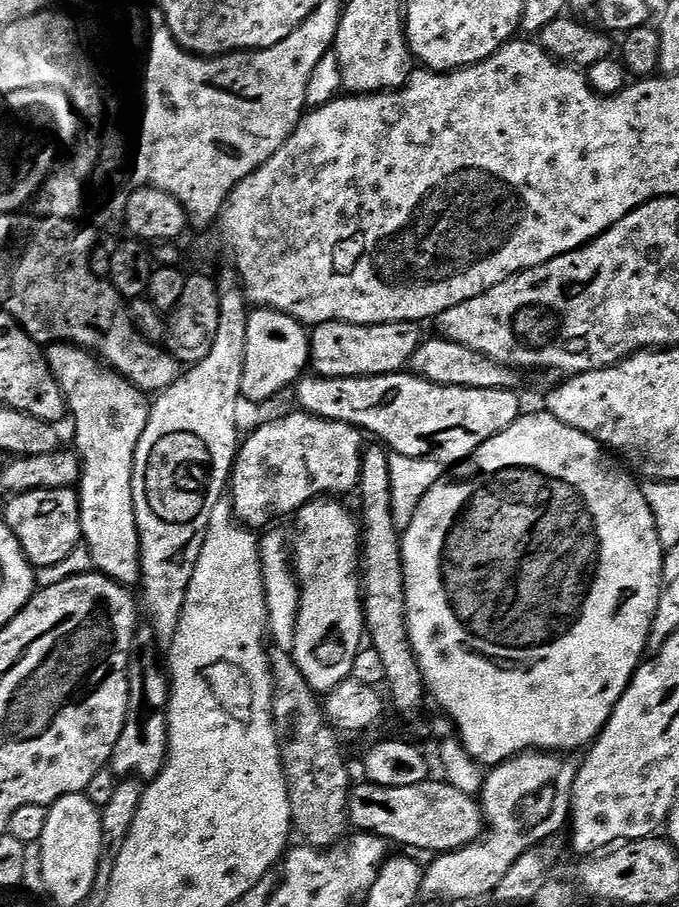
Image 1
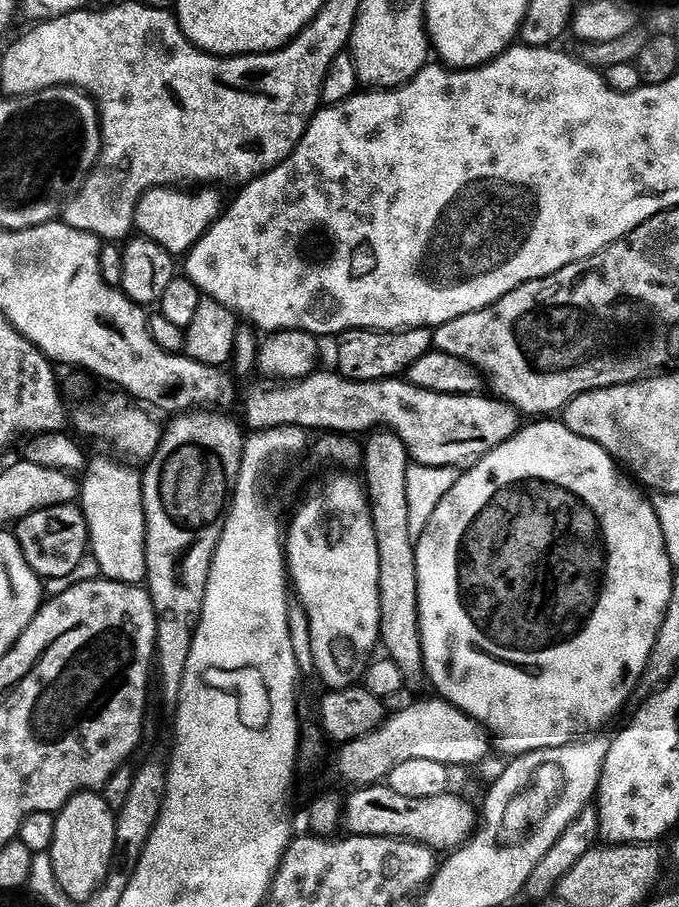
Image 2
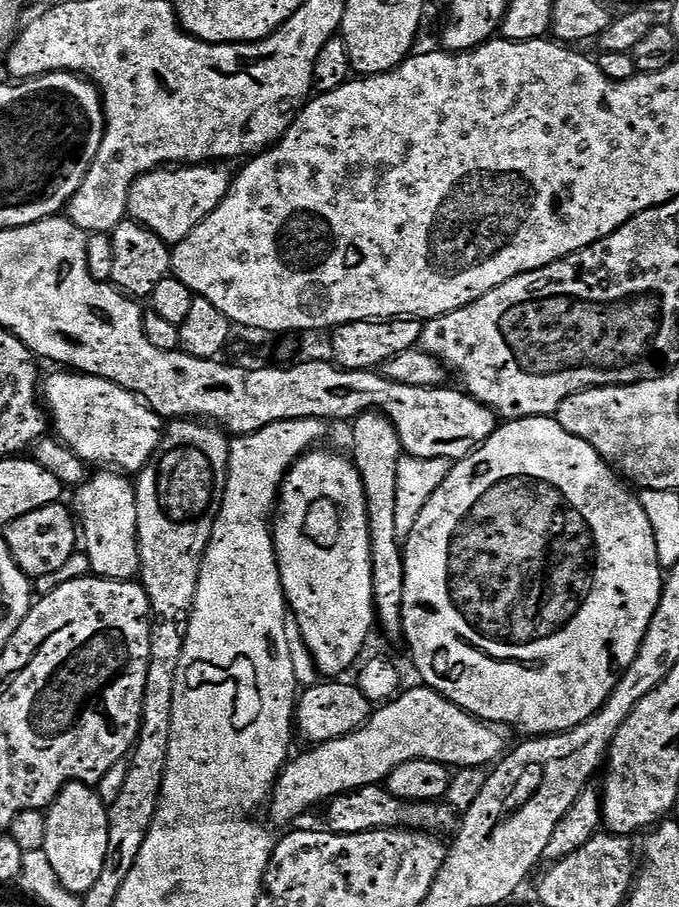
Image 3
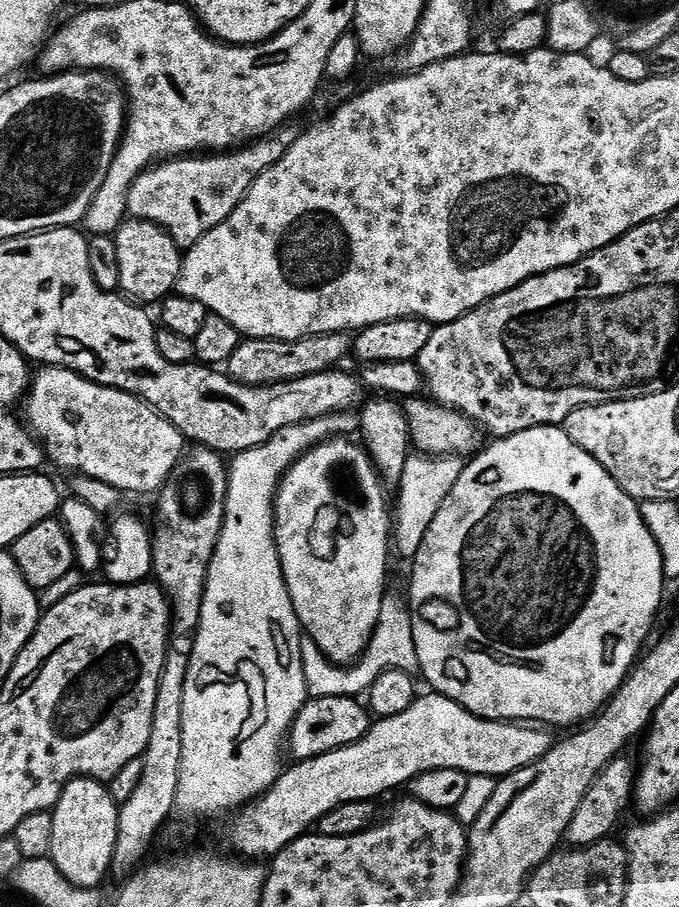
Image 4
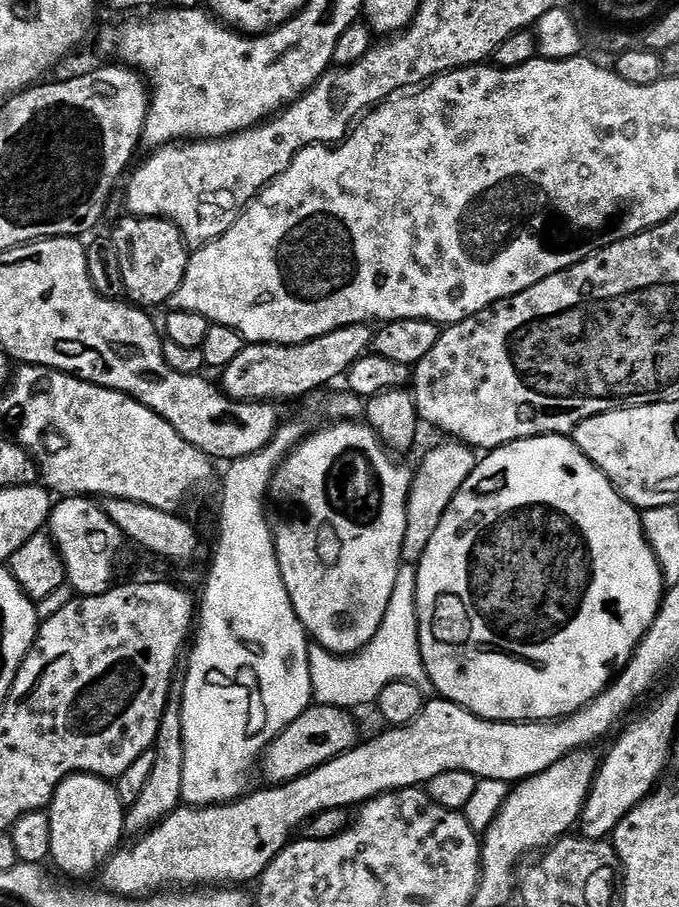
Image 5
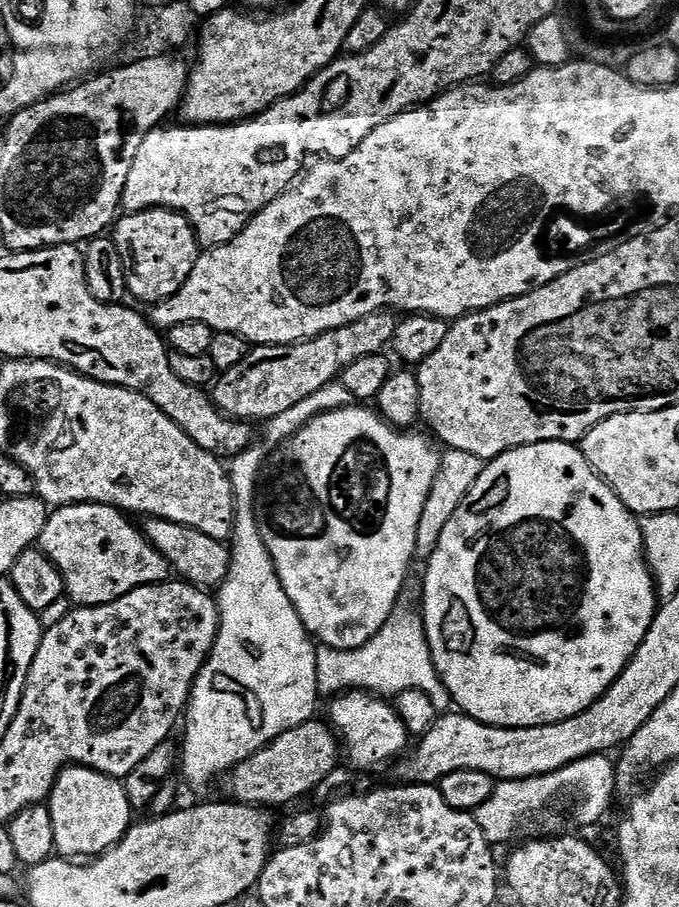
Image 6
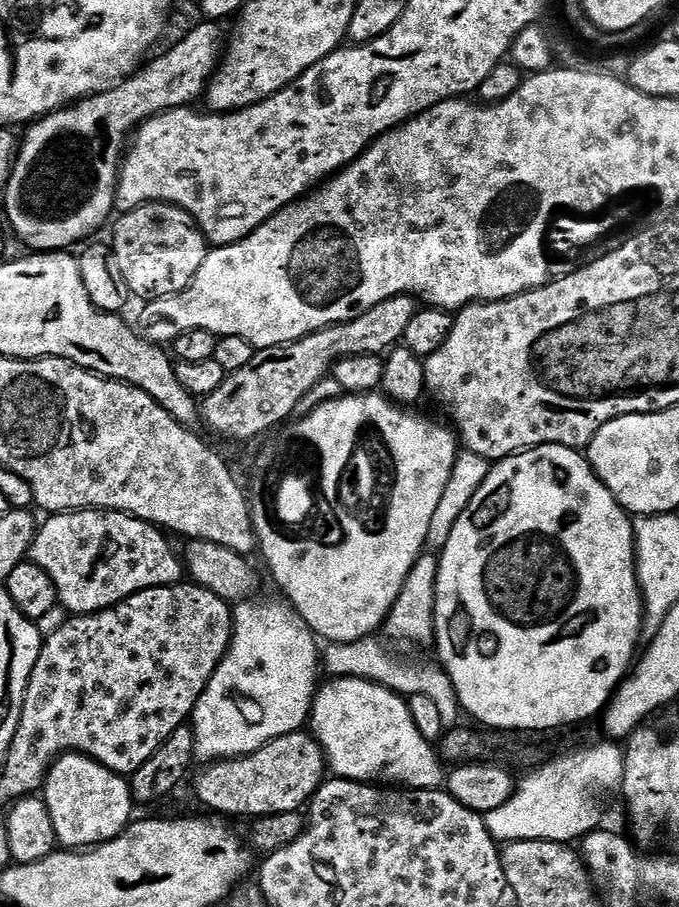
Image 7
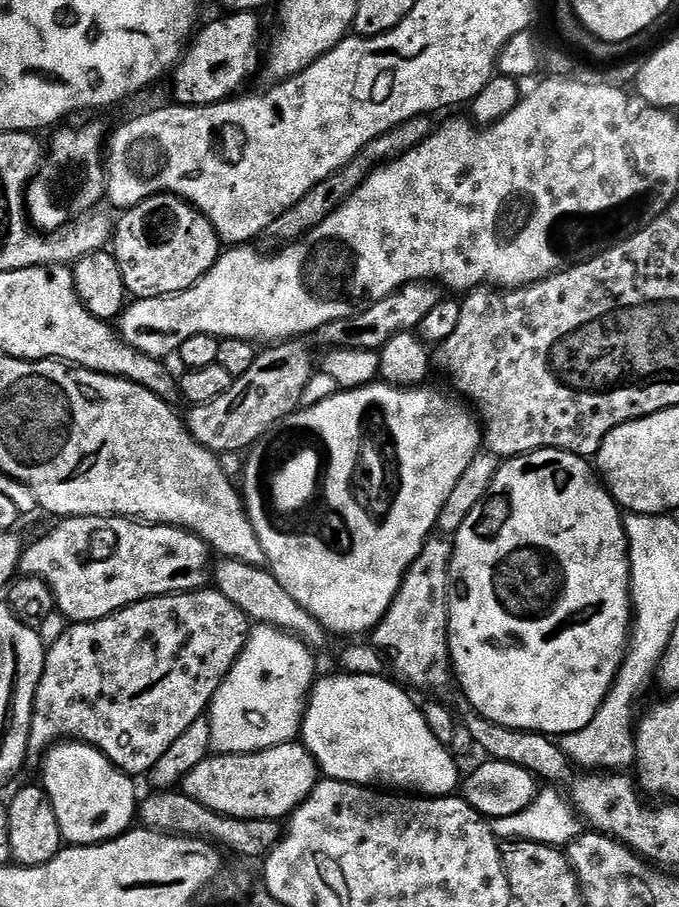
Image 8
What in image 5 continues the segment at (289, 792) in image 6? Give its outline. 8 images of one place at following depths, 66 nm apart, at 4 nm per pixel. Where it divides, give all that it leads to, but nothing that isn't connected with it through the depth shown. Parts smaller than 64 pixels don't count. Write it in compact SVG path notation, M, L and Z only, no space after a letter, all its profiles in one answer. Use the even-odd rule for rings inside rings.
M313 703L312 707L294 718L294 722L290 722L290 726L279 732L264 749L258 772L260 768L269 785L285 784L294 778L305 776L310 770L322 766L343 752L349 752L361 739L360 732L356 729L356 720L352 716L355 715L349 709Z

